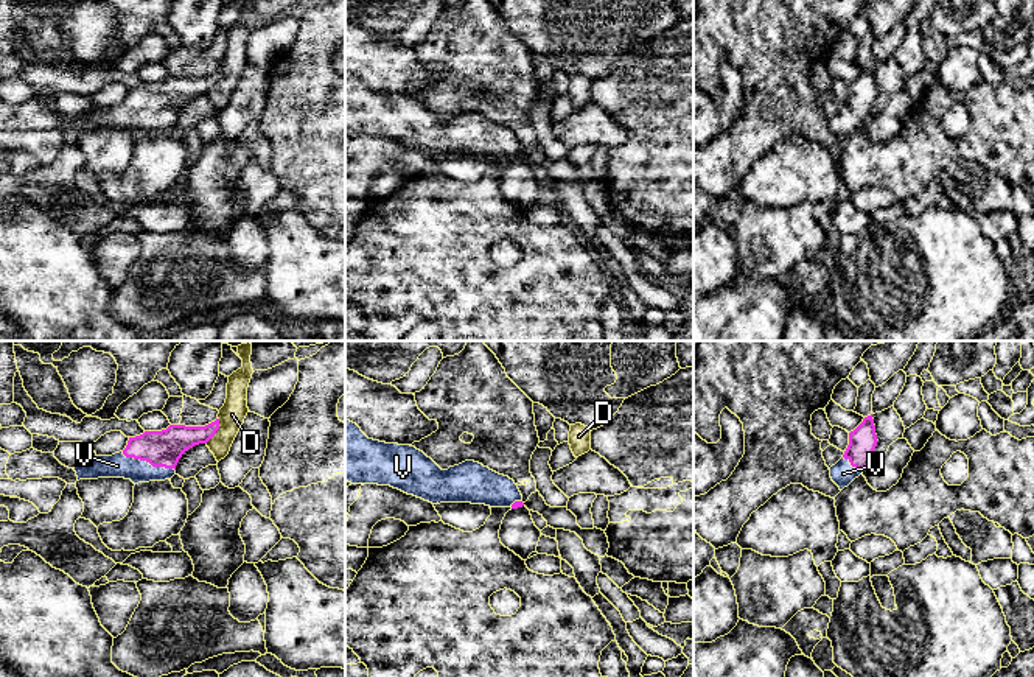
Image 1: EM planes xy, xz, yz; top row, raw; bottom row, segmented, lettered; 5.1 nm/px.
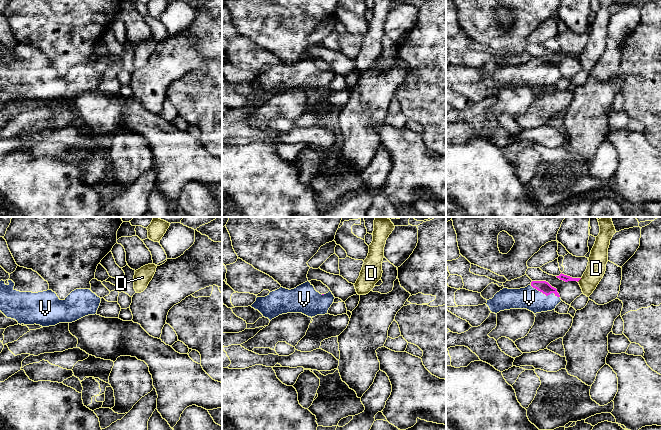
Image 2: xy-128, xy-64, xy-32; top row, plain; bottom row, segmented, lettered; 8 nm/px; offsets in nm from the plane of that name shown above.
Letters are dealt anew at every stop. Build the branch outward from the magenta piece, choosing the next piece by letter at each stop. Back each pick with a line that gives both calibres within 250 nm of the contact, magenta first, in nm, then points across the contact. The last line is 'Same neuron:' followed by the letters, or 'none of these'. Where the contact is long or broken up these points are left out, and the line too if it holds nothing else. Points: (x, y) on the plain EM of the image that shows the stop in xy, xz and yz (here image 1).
V: 190 nm thick on the magenta side, 130 nm on the other; runs through xy (160, 100), (148, 112), (117, 117)
Same neuron: V

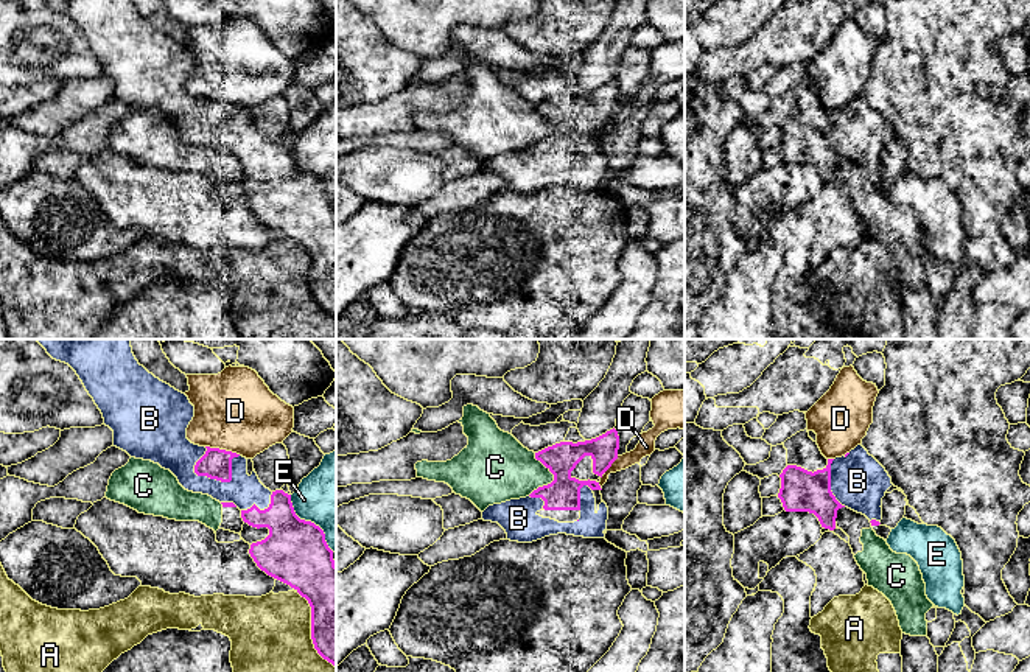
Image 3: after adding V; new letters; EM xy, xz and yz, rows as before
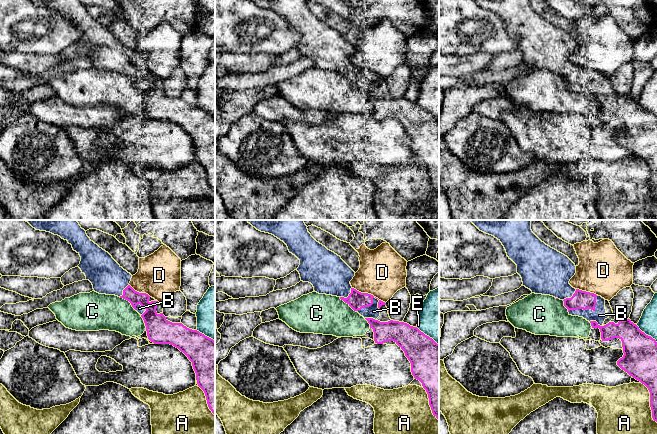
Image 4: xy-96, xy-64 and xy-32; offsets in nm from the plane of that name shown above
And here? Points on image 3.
B: 160 nm thick on the magenta side, 170 nm on the other
Same neuron: B

